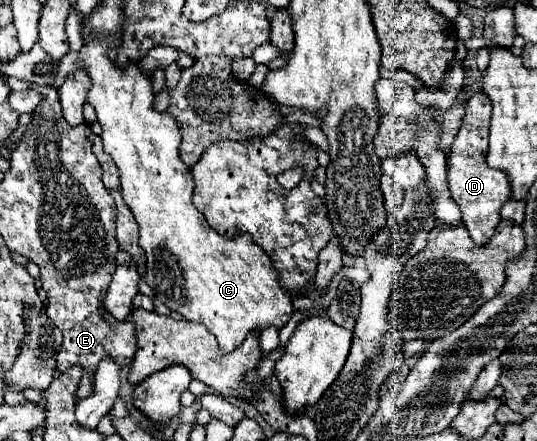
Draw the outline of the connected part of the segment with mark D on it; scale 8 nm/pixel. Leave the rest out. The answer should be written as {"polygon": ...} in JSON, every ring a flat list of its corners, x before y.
{"polygon":[[477,91,469,97,465,105,465,119,455,137,455,143,449,149,447,157,447,175,449,175,449,189,453,193,453,201,461,207,463,225,467,227,471,239,477,245,485,245,491,235,495,233,497,223,501,221,499,209,505,201,509,201,509,179,505,173,489,169,485,163,487,155,487,119,491,117,491,101,485,93]]}

